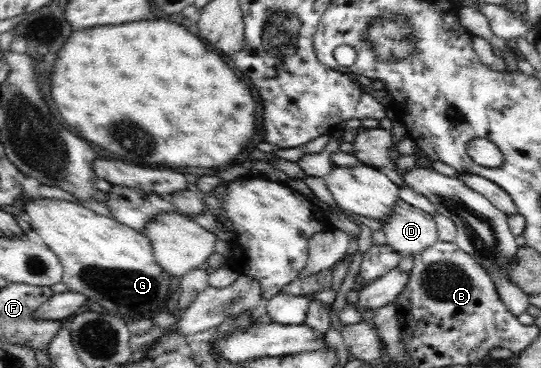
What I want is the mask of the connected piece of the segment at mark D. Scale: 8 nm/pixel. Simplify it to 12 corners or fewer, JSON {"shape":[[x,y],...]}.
{"shape":[[400,201],[379,220],[385,242],[416,255],[437,242],[435,219]]}

